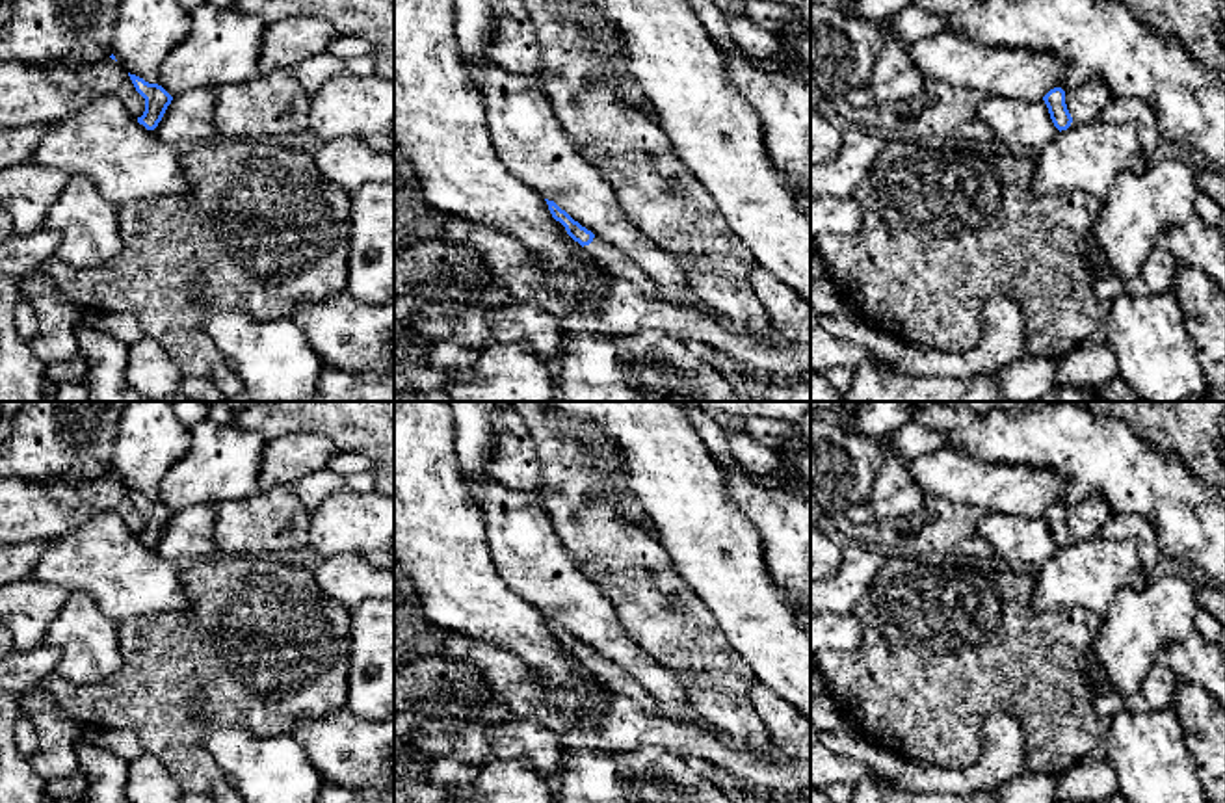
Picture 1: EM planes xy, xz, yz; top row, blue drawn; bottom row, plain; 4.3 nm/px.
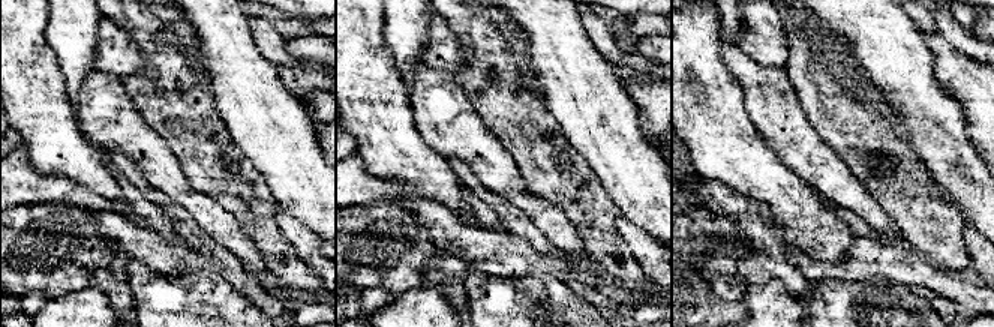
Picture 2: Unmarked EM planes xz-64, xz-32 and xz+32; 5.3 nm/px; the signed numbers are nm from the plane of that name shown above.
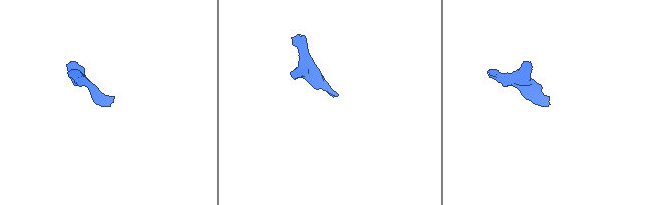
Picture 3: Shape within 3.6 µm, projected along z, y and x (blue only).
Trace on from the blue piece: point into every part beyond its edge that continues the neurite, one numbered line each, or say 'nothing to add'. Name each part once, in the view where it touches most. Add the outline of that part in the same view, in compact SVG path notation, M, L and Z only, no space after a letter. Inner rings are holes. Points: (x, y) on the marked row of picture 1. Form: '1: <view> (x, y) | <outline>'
1: xz (612, 259) | M595 236L589 245L584 245L584 251L613 279L626 281L651 297L664 297L654 281L619 247Z

